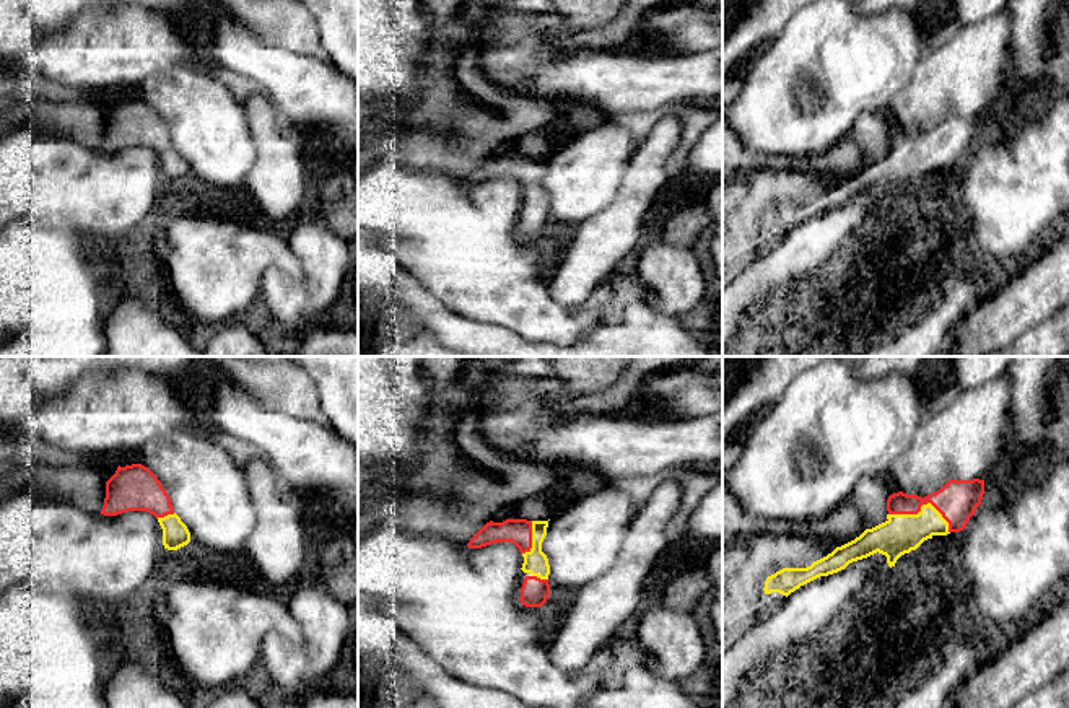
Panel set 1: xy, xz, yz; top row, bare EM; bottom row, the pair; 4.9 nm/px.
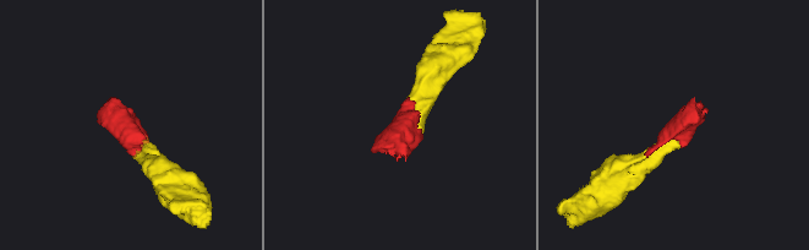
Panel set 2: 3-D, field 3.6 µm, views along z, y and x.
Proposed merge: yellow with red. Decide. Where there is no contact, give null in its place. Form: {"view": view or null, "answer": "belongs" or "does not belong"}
{"view": "yz", "answer": "belongs"}

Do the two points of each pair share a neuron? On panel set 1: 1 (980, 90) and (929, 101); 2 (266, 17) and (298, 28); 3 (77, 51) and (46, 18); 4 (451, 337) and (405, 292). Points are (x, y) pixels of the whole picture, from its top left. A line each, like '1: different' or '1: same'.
1: same
2: same
3: different
4: same

